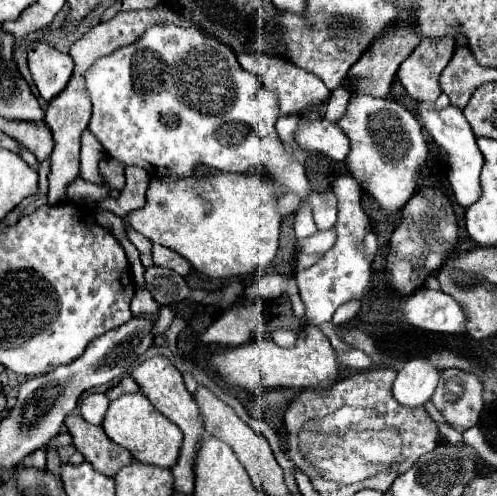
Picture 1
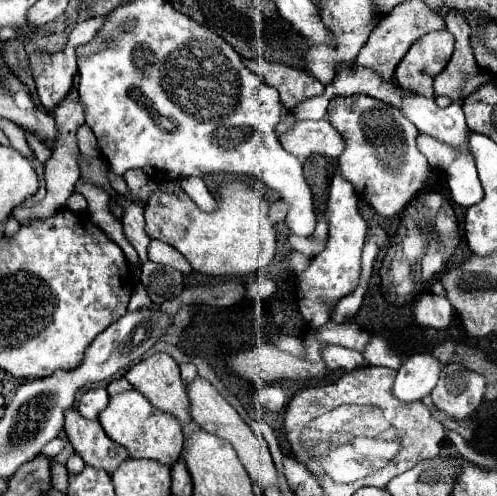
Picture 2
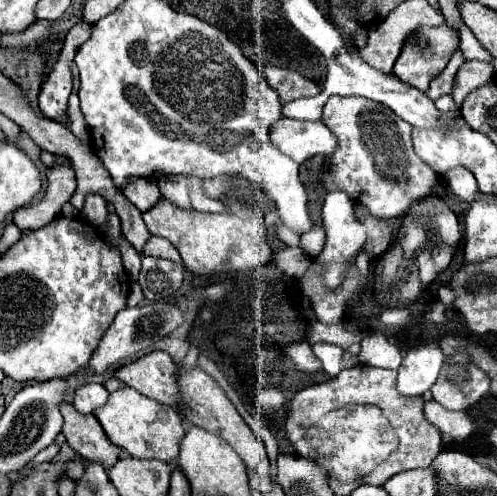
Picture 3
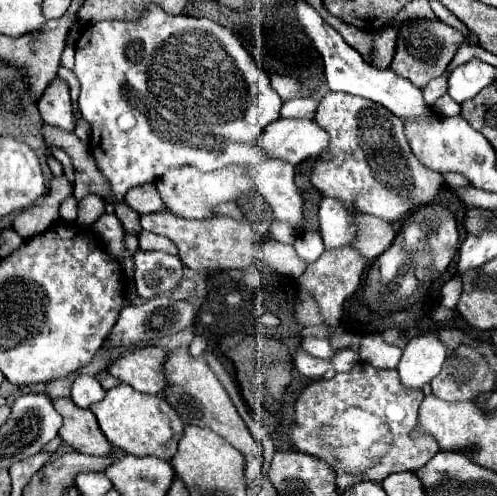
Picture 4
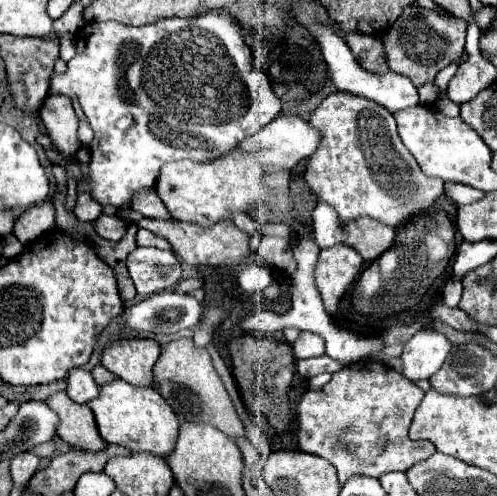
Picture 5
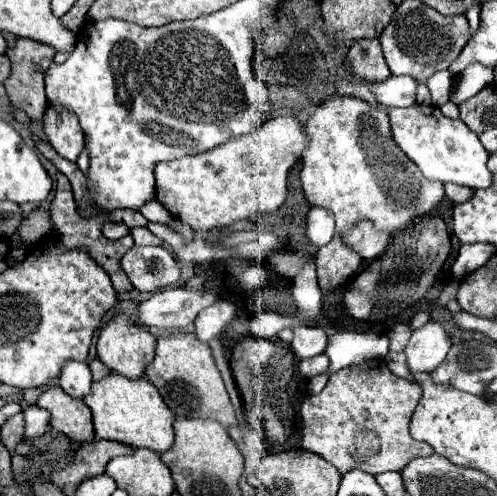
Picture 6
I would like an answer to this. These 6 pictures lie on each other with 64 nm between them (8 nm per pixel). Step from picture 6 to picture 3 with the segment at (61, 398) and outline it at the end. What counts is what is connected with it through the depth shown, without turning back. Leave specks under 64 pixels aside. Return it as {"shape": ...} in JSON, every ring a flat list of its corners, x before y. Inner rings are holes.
{"shape":[[70,402,60,404,60,412,64,416,62,434,66,442,82,458,94,460,104,468,110,468,116,464,122,450,108,440,108,436,100,428,100,422,92,414,84,416,82,412,76,412,76,408]]}

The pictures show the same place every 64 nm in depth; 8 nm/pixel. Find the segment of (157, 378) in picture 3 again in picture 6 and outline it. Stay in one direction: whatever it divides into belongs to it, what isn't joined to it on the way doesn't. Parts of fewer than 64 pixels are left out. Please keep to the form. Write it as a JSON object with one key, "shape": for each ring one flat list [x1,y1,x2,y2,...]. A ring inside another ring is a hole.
{"shape":[[118,312,100,330,96,350,98,350,98,358,112,372,118,372,118,374,130,376,130,378,142,378,146,364,154,358,154,346,156,346,156,338,148,330,144,330,142,326,138,326,128,314]]}

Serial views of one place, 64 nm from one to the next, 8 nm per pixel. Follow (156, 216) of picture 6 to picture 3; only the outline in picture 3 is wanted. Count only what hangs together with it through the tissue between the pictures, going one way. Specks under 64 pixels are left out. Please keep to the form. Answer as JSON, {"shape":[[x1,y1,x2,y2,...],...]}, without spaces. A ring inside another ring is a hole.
{"shape":[[140,180,134,184,128,184,122,194,136,206,136,208,152,208,160,200,160,190,154,180]]}

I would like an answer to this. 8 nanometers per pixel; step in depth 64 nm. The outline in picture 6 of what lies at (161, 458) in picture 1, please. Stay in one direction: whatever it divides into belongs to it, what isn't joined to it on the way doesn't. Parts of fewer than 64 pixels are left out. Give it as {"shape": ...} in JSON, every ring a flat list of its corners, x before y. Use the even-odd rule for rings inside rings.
{"shape":[[110,372,108,376,92,384,92,392,84,396,84,404,92,410,96,438,116,440,134,448,148,448,154,452,164,452,174,442,174,414,148,378,132,380,122,378,118,372]]}

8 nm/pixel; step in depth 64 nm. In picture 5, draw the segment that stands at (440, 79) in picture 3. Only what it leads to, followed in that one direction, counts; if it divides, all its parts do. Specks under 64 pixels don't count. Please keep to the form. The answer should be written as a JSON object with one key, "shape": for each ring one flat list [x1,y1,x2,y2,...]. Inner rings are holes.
{"shape":[[432,82,418,86,418,96,422,104,434,104,436,102,436,86]]}

